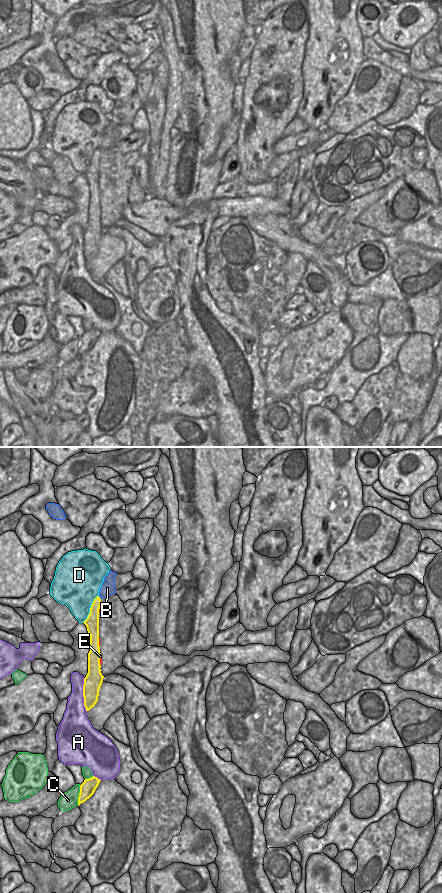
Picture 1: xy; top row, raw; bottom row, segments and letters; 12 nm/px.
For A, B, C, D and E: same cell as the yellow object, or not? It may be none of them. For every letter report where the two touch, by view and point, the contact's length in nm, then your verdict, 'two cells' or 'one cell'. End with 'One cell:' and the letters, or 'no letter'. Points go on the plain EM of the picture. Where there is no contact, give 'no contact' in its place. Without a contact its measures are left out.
A: xy (83, 247) | 400 nm | two cells
B: xy (99, 150) | 60 nm | two cells
C: xy (79, 347) | 240 nm | two cells
D: xy (90, 161) | 380 nm | two cells
E: xy (99, 212) | 130 nm | one cell
One cell: E

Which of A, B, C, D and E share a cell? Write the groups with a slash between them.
A / B / C / D / E

